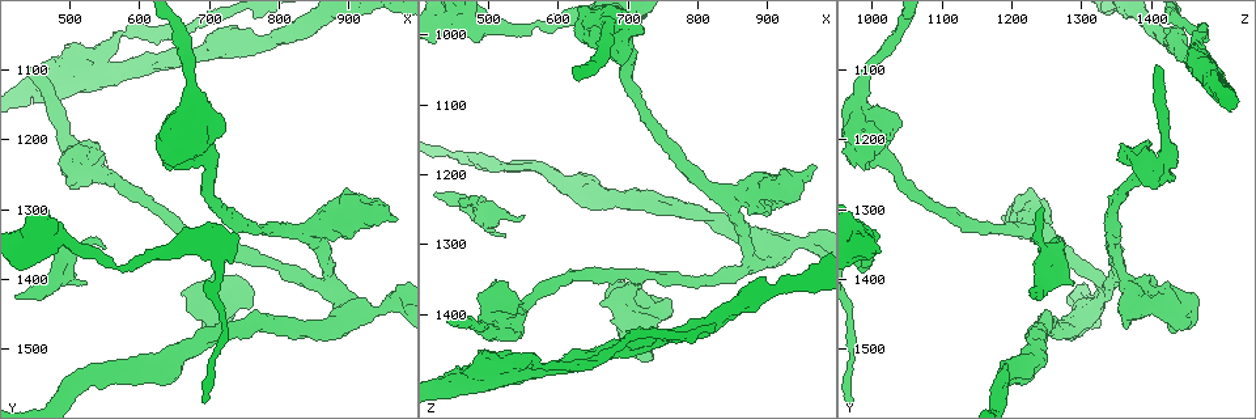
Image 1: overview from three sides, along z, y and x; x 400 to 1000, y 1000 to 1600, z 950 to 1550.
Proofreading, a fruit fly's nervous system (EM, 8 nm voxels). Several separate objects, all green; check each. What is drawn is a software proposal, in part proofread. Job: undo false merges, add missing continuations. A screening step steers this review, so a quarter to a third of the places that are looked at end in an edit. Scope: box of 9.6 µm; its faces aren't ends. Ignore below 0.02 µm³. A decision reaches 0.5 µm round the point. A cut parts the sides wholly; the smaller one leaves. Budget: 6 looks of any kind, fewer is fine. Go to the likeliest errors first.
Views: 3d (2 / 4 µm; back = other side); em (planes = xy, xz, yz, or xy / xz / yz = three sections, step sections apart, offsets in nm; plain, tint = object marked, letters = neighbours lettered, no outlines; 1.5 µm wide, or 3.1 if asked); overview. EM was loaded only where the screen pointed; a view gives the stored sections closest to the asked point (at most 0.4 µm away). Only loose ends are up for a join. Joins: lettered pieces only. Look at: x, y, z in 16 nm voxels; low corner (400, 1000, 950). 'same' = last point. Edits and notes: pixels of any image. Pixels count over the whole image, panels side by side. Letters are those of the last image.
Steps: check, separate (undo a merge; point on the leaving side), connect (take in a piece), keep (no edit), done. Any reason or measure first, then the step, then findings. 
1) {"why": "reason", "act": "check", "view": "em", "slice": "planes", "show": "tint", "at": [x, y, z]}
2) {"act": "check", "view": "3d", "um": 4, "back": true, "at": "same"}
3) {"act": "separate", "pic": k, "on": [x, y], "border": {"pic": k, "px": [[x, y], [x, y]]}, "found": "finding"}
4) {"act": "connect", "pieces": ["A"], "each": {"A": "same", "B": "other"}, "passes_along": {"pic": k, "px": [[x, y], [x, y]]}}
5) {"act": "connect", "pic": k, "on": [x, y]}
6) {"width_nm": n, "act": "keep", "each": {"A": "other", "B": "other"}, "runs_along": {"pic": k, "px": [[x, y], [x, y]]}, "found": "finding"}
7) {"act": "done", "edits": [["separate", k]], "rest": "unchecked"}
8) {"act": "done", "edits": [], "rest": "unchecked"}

{"why": "free end", "act": "check", "view": "em", "slice": "planes", "show": "plain", "at": [445, 1095, 1410]}

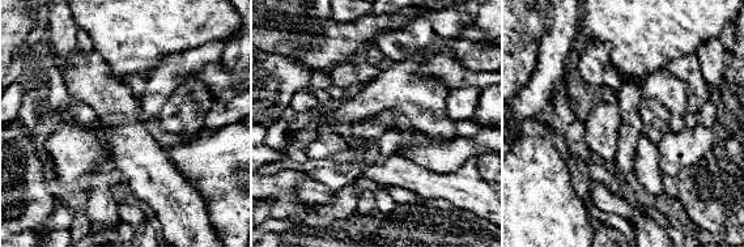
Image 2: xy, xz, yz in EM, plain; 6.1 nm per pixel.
{"why": "what lies round it", "act": "check", "view": "em", "slice": "planes", "show": "letters", "at": "same"}

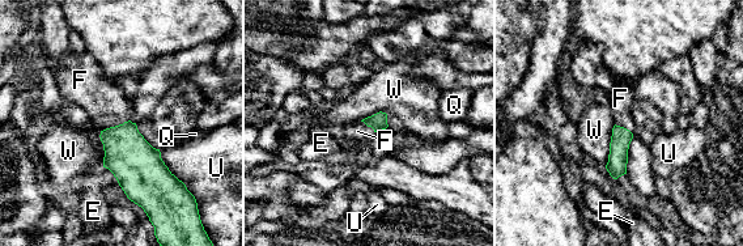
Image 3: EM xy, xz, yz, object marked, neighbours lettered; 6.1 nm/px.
{"act": "connect", "pieces": ["F"], "each": {"E": "other", "F": "same", "Q": "other", "U": "other", "W": "other"}, "passes_along": {"pic": 3, "px": [[128, 156], [115, 126], [106, 105]]}, "found": "the cell continues"}

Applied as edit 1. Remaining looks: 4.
{"why": "thick end", "act": "check", "view": "3d", "um": 4, "at": [745, 1045, 1420]}

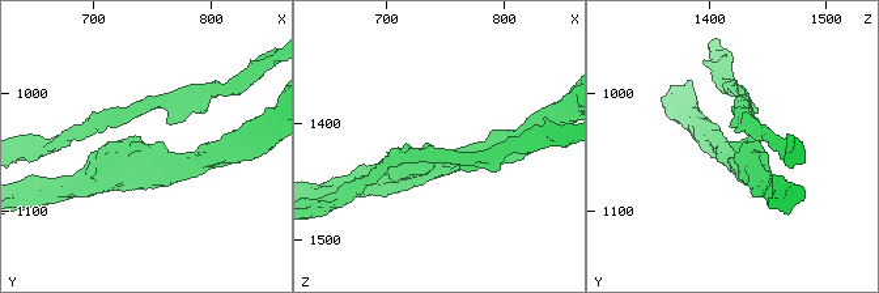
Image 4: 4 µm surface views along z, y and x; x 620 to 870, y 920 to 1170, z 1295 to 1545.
{"act": "check", "view": "em", "um": 3.1, "slice": "xy", "step": 8, "show": "tint", "at": [740, 1044, 1422]}

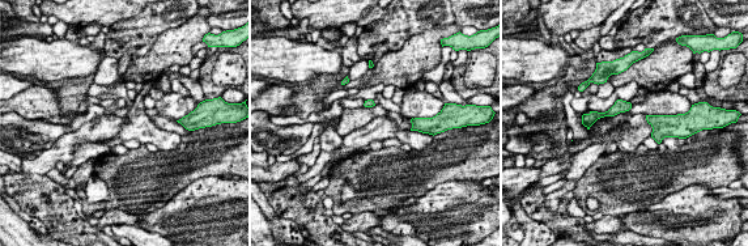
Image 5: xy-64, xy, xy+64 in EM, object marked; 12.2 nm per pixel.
{"act": "check", "view": "em", "um": 3.1, "slice": "planes", "show": "letters", "at": "same"}

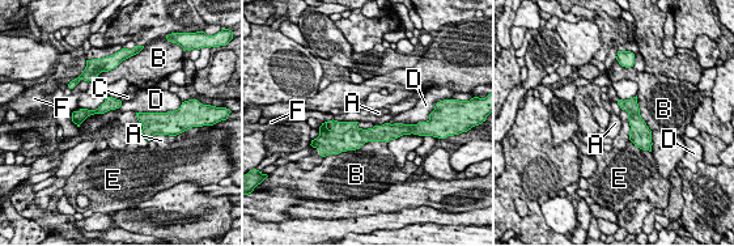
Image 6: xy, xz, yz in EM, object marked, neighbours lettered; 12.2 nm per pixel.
{"act": "keep", "each": {"A": "other", "B": "other", "C": "other", "D": "other", "E": "other", "F": "other"}, "found": "no lettered piece goes on from it"}

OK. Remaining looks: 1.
{"act": "done", "edits": [["connect", 3]], "rest": "unchecked"}

